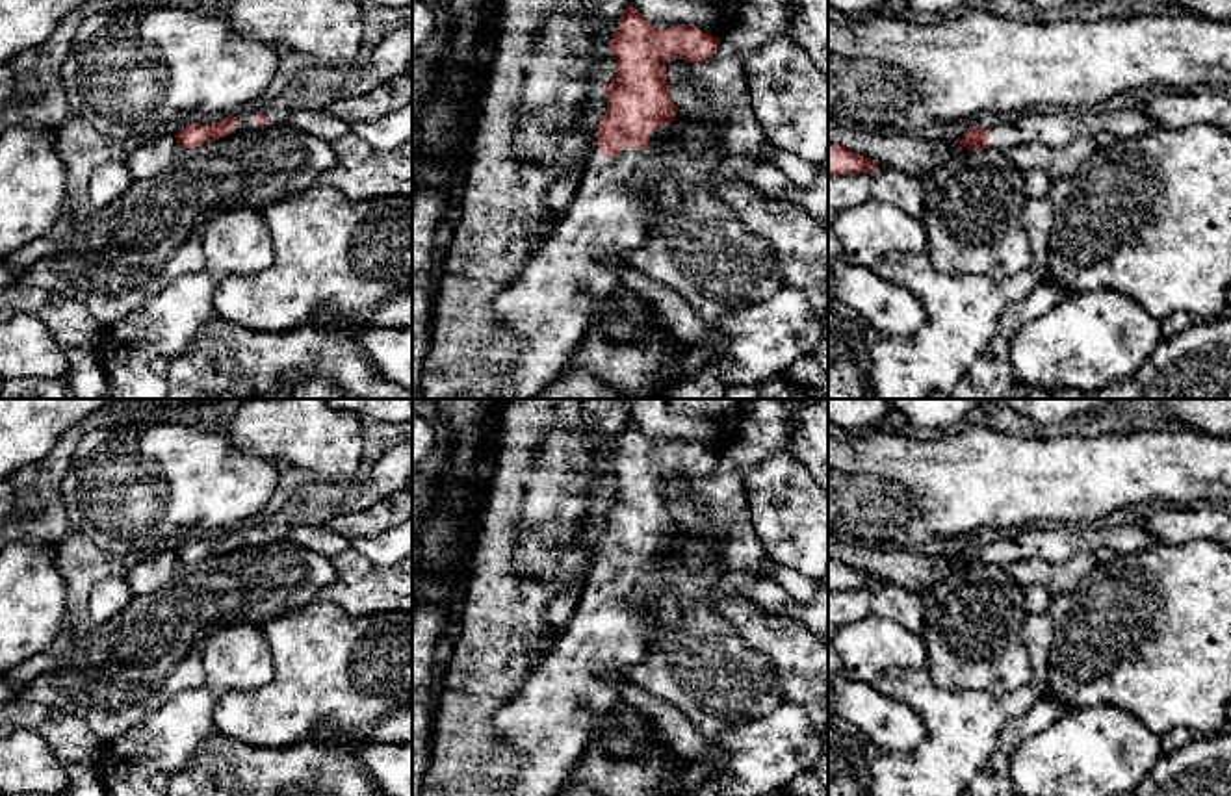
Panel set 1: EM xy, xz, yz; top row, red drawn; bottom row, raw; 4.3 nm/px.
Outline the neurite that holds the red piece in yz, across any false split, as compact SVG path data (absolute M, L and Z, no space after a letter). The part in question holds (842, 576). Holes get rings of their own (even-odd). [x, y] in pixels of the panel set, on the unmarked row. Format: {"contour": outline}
{"contour": "M828 557L828 594L854 588L873 590L875 586L878 586L878 581L873 575L854 570L843 560Z"}

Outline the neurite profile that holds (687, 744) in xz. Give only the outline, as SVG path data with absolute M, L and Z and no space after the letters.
M629 681L620 683L618 694L620 701L639 709L659 724L665 744L681 763L691 764L713 750L711 740L702 737L689 718L663 698Z

